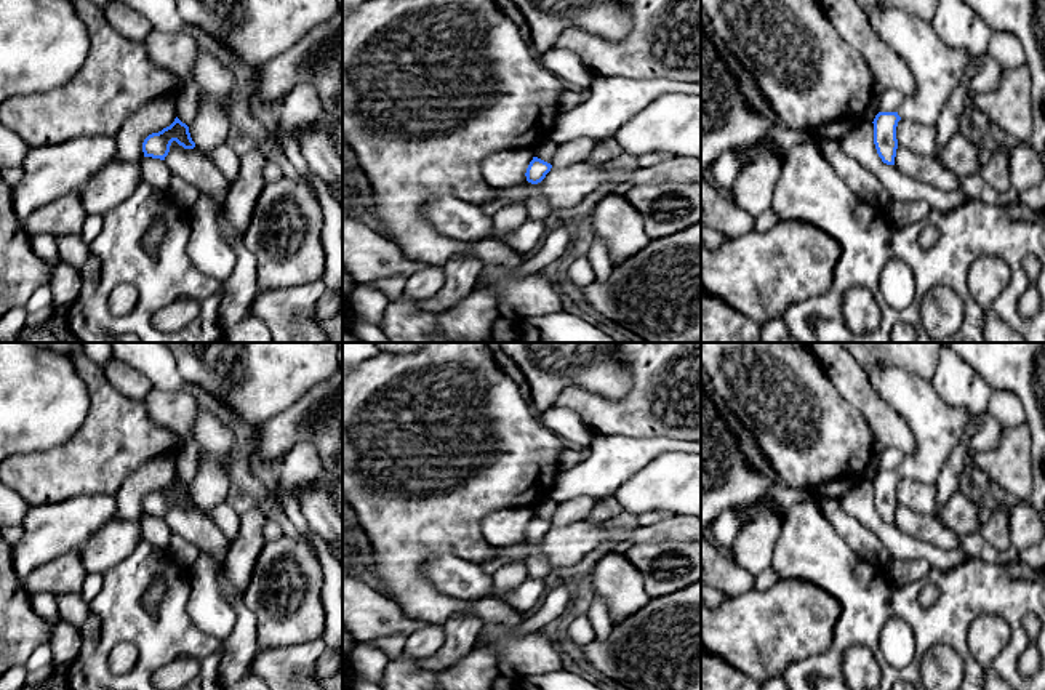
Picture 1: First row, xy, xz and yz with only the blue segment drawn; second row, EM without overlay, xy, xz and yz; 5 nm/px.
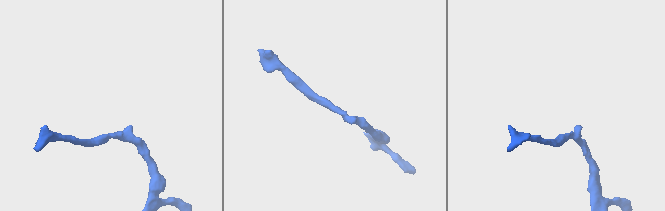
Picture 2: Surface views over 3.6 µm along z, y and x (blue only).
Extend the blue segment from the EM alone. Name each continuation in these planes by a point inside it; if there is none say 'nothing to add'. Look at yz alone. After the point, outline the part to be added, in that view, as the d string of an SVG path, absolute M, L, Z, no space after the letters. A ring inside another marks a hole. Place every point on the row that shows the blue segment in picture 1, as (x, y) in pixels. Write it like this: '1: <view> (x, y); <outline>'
1: yz (938, 69); M883 8L869 16L875 34L907 64L917 88L906 98L898 115L923 125L935 125L951 93L965 85L970 98L995 90L1003 67L987 54L976 61L976 72L965 75L971 58L960 48L947 46L931 24L898 8Z

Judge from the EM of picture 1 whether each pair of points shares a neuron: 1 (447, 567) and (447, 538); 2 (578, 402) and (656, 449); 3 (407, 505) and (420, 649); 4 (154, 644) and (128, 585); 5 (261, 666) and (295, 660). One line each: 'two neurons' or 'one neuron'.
1: two neurons
2: two neurons
3: two neurons
4: one neuron
5: one neuron

